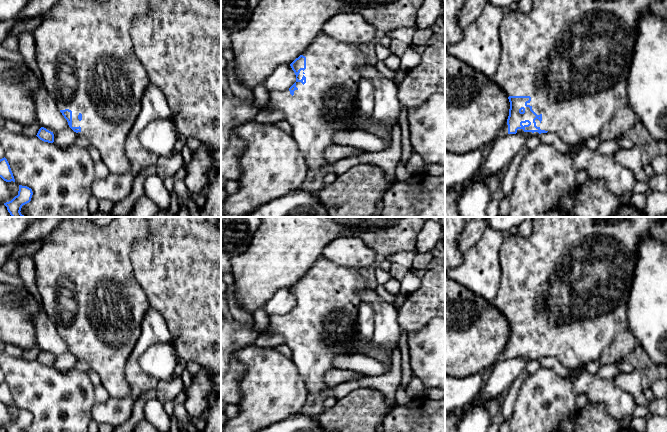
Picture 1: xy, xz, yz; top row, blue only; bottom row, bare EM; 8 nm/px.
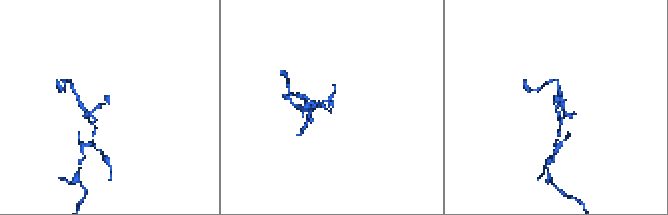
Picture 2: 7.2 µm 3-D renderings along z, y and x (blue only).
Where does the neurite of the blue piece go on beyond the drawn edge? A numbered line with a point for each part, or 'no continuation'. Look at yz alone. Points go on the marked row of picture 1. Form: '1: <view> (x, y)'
1: yz (572, 57)

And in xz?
1: xz (327, 102)

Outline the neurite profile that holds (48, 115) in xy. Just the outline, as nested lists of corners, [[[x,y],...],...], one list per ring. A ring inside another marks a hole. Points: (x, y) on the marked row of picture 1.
[[[44,86],[37,88],[32,97],[36,107],[37,122],[41,127],[51,131],[54,135],[69,127],[67,120]]]

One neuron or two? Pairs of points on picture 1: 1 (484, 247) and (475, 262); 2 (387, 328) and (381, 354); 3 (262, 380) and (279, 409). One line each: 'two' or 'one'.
1: one
2: two
3: one

